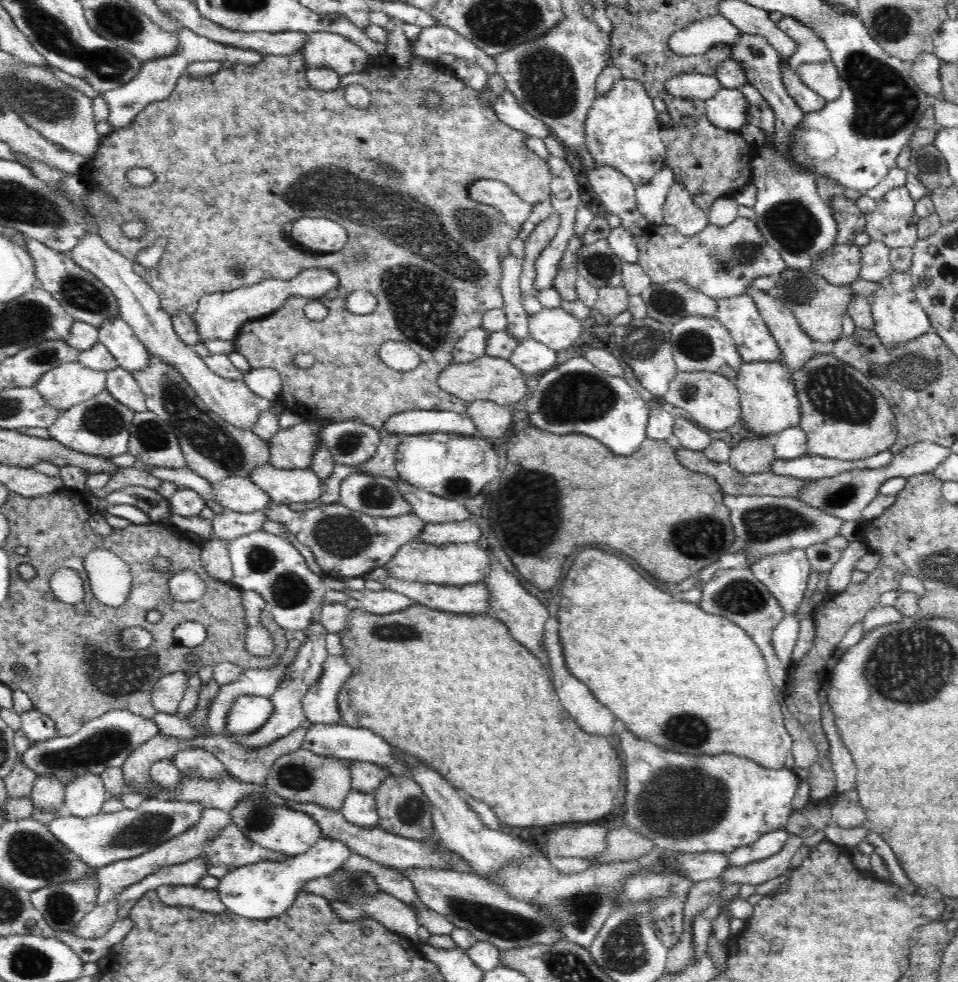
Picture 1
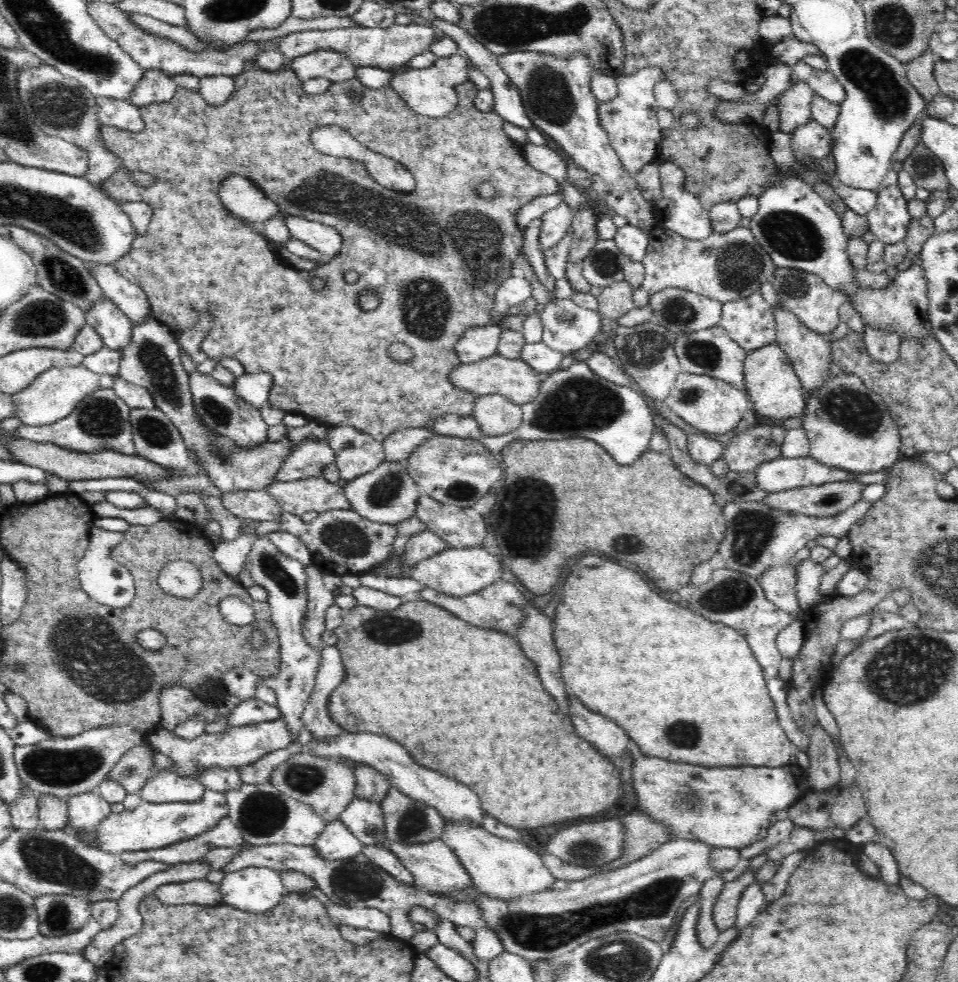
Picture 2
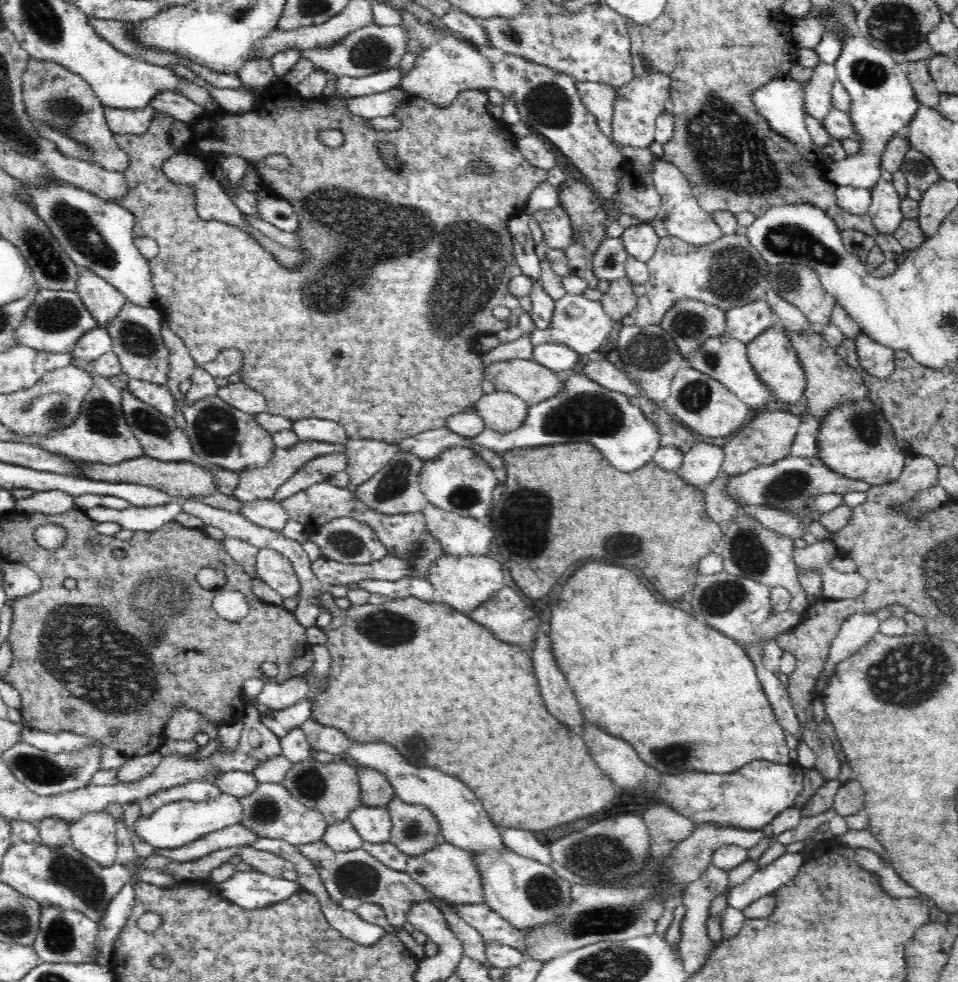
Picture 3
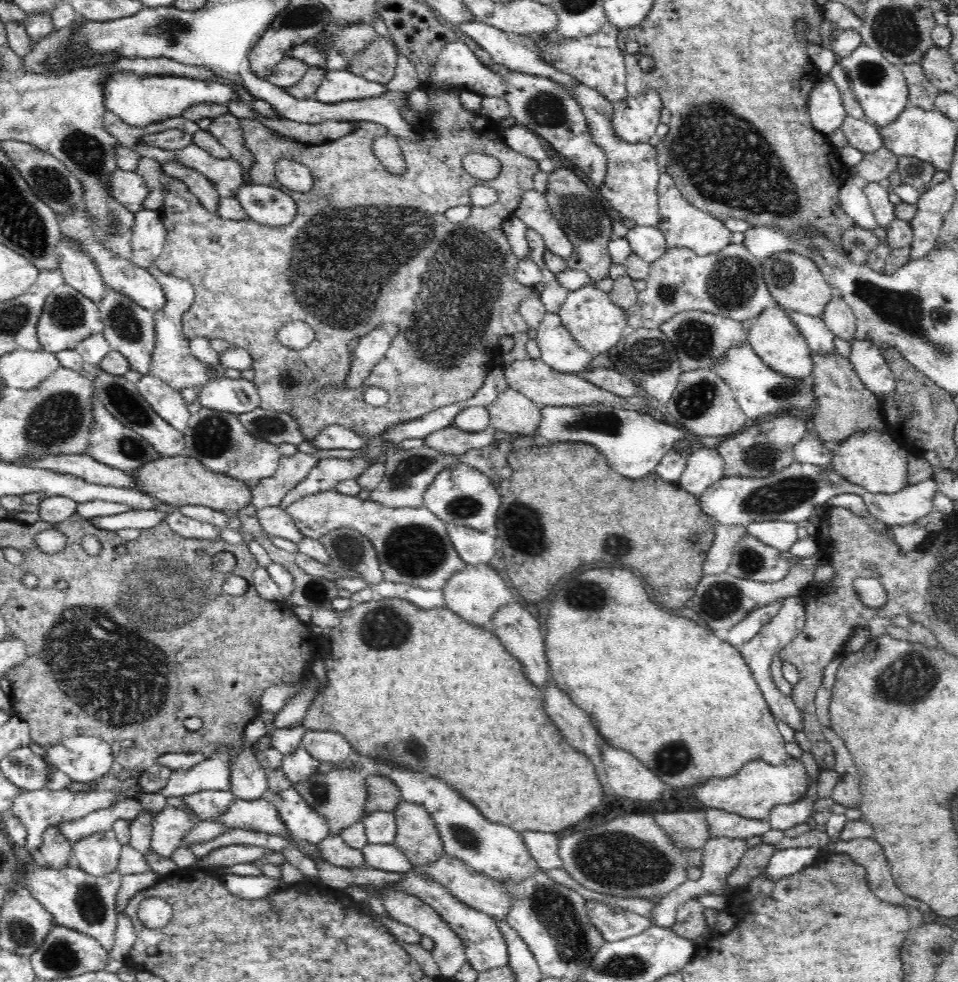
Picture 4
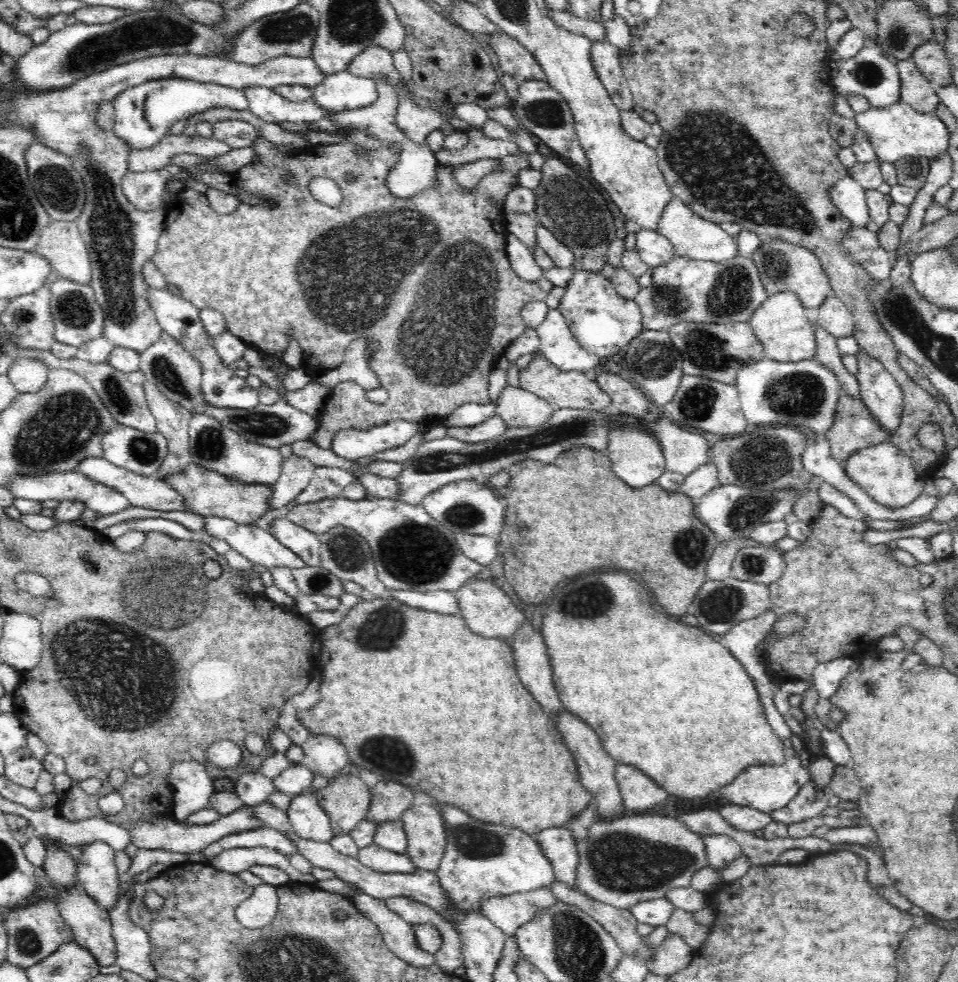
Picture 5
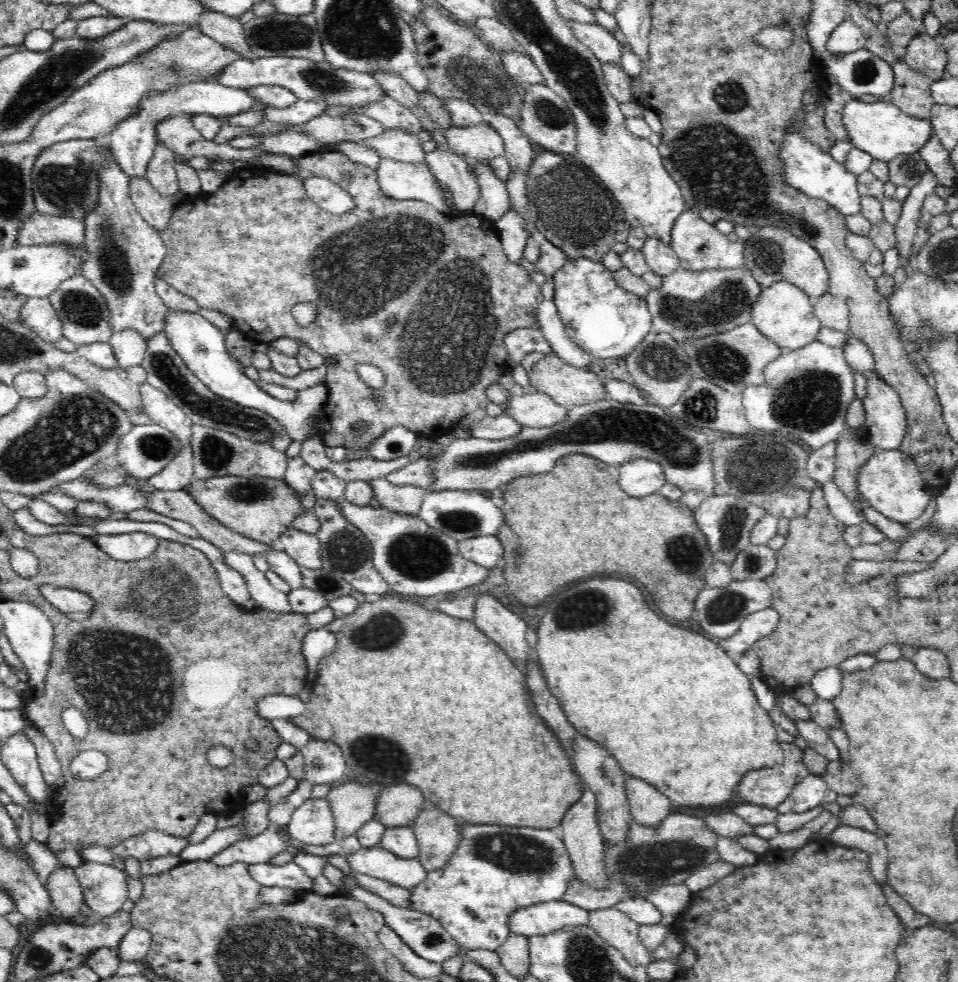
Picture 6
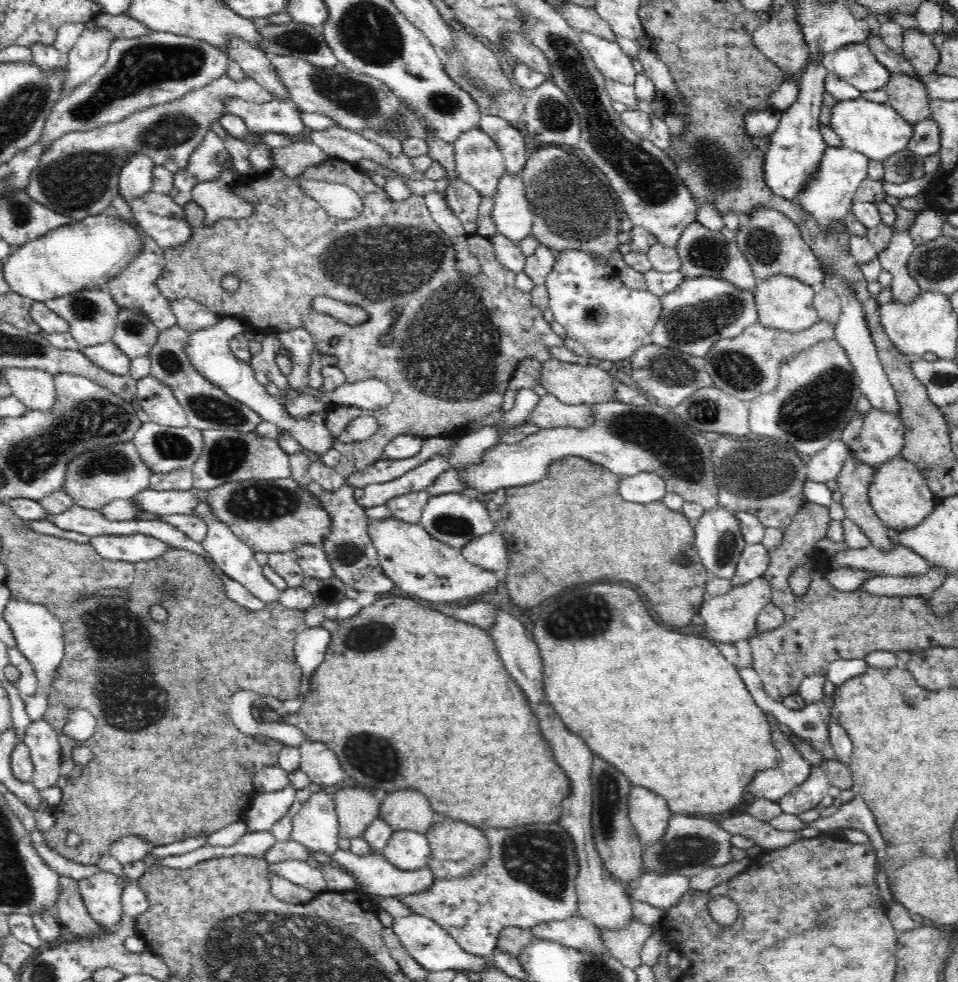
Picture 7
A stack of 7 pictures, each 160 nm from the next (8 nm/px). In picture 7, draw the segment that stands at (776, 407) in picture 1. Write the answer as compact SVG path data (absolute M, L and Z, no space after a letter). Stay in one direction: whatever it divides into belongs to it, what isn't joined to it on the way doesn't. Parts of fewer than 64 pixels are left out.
M778 274L768 278L768 280L758 280L754 292L758 322L763 326L785 332L798 332L808 330L819 319L817 310L813 308L813 299L817 293L810 285L796 278Z

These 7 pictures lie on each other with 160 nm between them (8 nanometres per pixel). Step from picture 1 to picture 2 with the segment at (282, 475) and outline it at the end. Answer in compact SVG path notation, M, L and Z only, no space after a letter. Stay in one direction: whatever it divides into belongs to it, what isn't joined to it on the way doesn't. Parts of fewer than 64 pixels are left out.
M323 476L300 478L294 482L274 480L266 490L283 511L300 517L308 512L322 514L326 510L352 510L344 487L328 482Z

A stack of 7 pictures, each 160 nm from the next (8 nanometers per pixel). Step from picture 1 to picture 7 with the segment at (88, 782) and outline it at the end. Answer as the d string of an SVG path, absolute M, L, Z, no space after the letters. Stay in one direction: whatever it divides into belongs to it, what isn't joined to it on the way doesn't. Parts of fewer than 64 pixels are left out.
M105 870L91 878L79 881L79 890L87 906L89 915L105 929L114 929L122 920L121 895L130 886L130 880L120 879Z

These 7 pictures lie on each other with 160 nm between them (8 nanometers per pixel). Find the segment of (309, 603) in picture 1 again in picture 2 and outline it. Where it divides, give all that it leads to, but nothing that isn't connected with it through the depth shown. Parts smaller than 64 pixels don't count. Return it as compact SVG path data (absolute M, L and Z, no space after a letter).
M266 537L260 538L249 551L245 562L249 563L249 571L256 584L268 591L270 614L274 625L278 627L281 665L276 676L263 677L262 684L275 690L277 707L288 727L292 743L298 741L303 727L302 714L308 699L315 687L321 654L303 637L302 625L307 607L307 576L304 565L296 558L281 552Z

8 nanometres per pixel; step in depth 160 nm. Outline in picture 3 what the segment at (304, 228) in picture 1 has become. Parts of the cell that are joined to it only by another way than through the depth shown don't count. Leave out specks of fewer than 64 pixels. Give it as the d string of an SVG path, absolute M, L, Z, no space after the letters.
M266 188L260 189L255 194L259 218L270 222L284 232L299 233L299 218L290 202L277 197L274 192Z

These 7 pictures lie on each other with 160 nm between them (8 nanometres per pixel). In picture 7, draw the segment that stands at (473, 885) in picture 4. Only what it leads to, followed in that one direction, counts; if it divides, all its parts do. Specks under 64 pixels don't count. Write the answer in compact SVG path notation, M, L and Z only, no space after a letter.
M581 914L564 918L564 920L542 922L530 929L536 938L553 940L562 946L580 952L589 952L590 954L608 952L608 949L604 947L602 937L600 937L599 928Z

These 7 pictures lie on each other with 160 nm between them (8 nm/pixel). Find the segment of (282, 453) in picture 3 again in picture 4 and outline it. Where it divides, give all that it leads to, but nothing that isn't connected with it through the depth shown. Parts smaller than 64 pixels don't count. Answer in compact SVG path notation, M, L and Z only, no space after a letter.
M366 447L358 450L318 450L314 454L298 451L289 457L281 456L274 475L251 483L252 502L257 510L266 506L280 506L282 499L310 474L318 461L327 458L358 458L366 455Z

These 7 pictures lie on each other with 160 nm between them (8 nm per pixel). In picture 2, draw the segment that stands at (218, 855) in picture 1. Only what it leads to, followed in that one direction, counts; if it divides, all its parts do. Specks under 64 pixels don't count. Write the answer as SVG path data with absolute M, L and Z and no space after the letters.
M243 843L240 847L242 847L242 850L238 850L238 854L222 868L225 874L250 866L270 868L278 872L284 869L298 871L312 878L312 881L315 881L316 885L318 885L318 889L328 895L332 902L340 906L345 906L346 908L377 908L385 912L386 916L391 919L391 931L388 934L394 935L401 941L410 941L416 934L412 921L408 919L408 914L410 914L412 906L422 906L425 909L434 911L437 915L439 914L441 918L452 921L455 926L473 928L475 930L475 937L472 942L474 956L480 958L480 960L489 962L489 960L492 960L504 950L502 939L484 921L482 909L478 907L478 903L474 903L474 901L450 901L446 897L440 897L440 895L418 887L407 886L390 875L386 869L374 864L364 853L358 853L352 858L328 860L320 856L314 845L267 844L256 846Z

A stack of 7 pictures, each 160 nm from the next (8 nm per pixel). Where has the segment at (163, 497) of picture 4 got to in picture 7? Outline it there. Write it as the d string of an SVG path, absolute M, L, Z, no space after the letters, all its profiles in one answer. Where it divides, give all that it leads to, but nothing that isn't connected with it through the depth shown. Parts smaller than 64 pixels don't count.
M292 477L278 480L246 480L244 482L226 482L208 490L210 498L206 500L212 513L228 525L228 529L236 534L244 544L254 552L292 552L305 545L323 544L328 534L332 532L330 514L320 505L320 499L312 495L307 487L301 487Z

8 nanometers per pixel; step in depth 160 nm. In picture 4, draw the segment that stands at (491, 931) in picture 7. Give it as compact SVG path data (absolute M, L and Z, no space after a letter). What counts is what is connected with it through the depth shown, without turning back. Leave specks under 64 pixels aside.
M376 762L376 769L380 775L388 777L402 793L402 800L424 806L432 816L439 830L445 854L452 858L459 858L472 870L488 875L500 883L503 881L524 881L531 878L538 870L536 860L530 856L530 851L516 830L500 823L486 820L470 802L462 800L458 792L454 792L446 782L434 780L422 772L410 772L402 768L388 766L384 762Z

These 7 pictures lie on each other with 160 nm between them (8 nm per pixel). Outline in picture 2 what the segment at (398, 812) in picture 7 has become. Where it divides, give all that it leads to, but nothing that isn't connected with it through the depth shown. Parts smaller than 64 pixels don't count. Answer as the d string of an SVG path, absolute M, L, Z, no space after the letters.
M364 764L354 765L354 773L357 781L355 798L382 803L392 788L388 779L378 770Z

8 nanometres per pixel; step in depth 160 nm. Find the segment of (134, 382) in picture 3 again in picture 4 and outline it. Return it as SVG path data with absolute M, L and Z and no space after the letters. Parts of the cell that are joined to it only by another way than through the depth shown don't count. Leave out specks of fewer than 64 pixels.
M144 375L136 386L140 395L158 416L161 416L176 430L185 432L191 413L180 392L170 388L166 381L152 375Z

